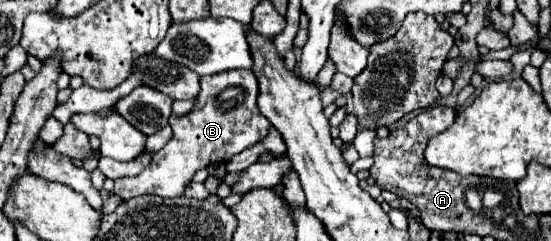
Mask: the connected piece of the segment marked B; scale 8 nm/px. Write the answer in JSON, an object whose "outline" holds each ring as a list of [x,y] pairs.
{"outline":[[[232,69],[216,75],[200,77],[200,93],[196,105],[190,113],[178,117],[170,115],[168,123],[174,131],[172,139],[152,157],[150,165],[136,177],[116,179],[114,193],[120,199],[132,199],[138,195],[158,195],[158,197],[180,197],[190,185],[194,173],[212,163],[226,163],[236,153],[252,147],[256,141],[264,139],[270,123],[256,105],[258,81],[250,69]]]}

